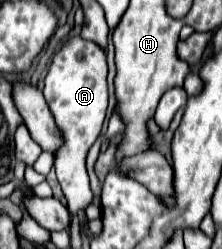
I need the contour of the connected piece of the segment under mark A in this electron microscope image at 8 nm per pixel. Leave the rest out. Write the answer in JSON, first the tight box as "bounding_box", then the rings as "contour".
{"bounding_box":[44,36,108,213],"contour":[[[76,36],[64,41],[64,45],[54,53],[52,63],[48,67],[48,75],[44,79],[44,99],[48,101],[50,113],[62,135],[62,145],[54,153],[54,169],[68,201],[68,209],[72,213],[86,209],[92,203],[86,155],[100,135],[108,109],[106,73],[106,51],[100,49],[100,45]]]}

